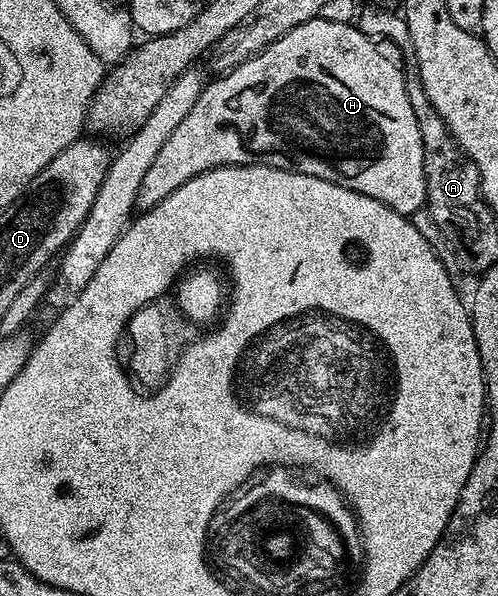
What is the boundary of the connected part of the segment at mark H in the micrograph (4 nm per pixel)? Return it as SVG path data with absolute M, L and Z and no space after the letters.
M317 16L308 19L304 24L292 28L280 40L276 40L268 48L261 50L255 58L249 58L244 64L240 64L235 70L215 77L214 82L207 81L202 88L200 100L192 104L192 112L184 116L180 128L168 136L164 148L156 160L152 160L152 168L144 175L144 182L140 184L138 201L136 203L139 211L151 210L156 204L160 204L176 188L180 188L188 180L200 176L209 170L215 170L221 166L271 166L277 170L291 170L297 174L316 176L320 180L328 180L337 186L348 188L352 192L360 192L372 200L380 200L389 210L395 210L398 214L414 216L417 210L421 211L426 205L426 181L424 180L424 144L420 140L420 124L416 124L416 112L412 112L412 104L408 104L408 92L406 91L407 75L398 71L398 66L390 58L385 58L377 50L375 43L367 38L357 25L346 22L333 22L325 16Z

